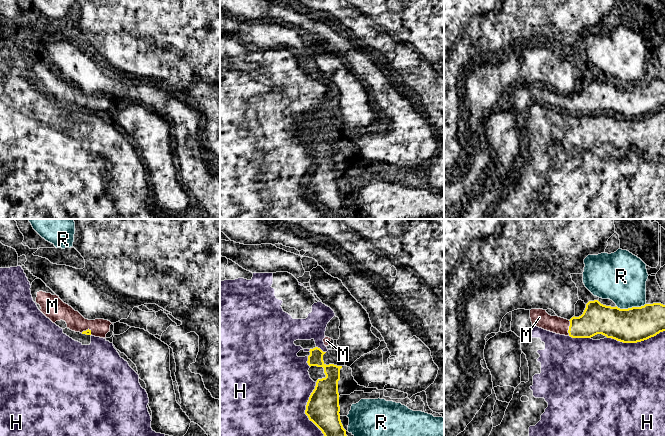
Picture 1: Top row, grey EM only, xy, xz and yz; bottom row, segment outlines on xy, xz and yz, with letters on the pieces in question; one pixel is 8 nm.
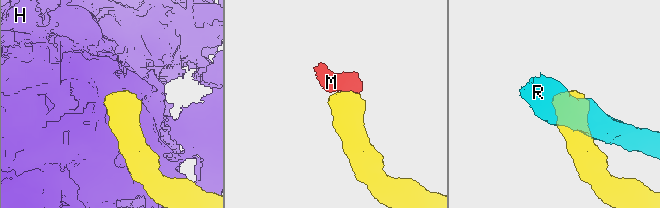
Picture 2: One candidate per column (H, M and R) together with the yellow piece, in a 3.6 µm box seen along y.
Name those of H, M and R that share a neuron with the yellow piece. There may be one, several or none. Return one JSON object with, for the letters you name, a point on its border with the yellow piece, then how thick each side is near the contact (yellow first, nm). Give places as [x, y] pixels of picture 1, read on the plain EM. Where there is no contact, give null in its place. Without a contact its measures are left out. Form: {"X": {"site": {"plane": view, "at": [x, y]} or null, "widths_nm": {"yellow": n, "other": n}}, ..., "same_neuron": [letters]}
{"M": {"site": {"plane": "yz", "at": [569, 104]}, "widths_nm": {"yellow": 240, "other": 140}}, "same_neuron": ["M"]}

